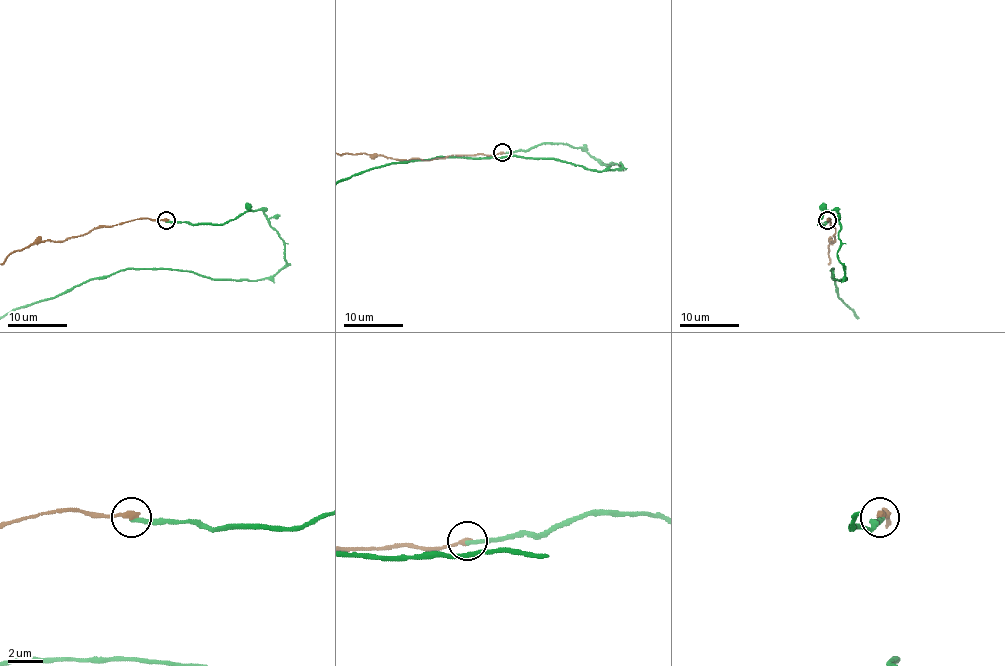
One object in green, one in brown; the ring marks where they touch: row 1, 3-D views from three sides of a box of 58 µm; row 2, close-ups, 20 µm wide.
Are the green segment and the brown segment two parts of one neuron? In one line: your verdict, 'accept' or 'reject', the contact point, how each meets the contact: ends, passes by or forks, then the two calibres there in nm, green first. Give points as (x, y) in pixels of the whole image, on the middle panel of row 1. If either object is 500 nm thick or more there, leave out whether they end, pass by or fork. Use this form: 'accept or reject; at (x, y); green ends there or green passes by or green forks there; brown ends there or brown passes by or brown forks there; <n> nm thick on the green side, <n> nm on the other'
reject; at (502, 152); green ends there; brown ends there; 240 nm thick on the green side, 360 nm on the other

